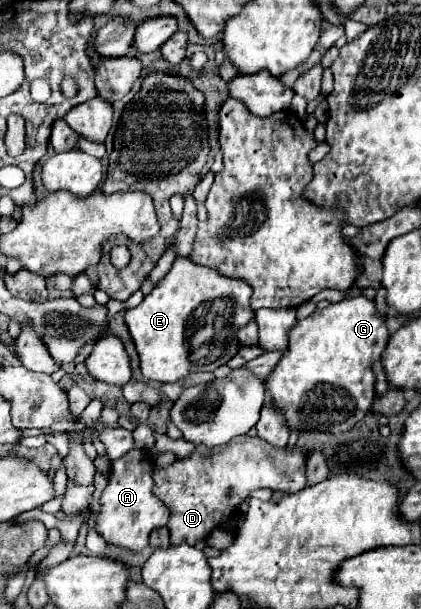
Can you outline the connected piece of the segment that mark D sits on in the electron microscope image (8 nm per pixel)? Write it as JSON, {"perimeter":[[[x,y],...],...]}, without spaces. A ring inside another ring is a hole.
{"perimeter":[[[240,436],[220,448],[196,446],[188,458],[178,458],[166,468],[154,470],[154,492],[170,506],[170,542],[186,540],[190,546],[206,540],[208,534],[226,522],[238,506],[258,488],[298,492],[306,482],[306,452],[300,448],[272,448],[258,436]]]}

